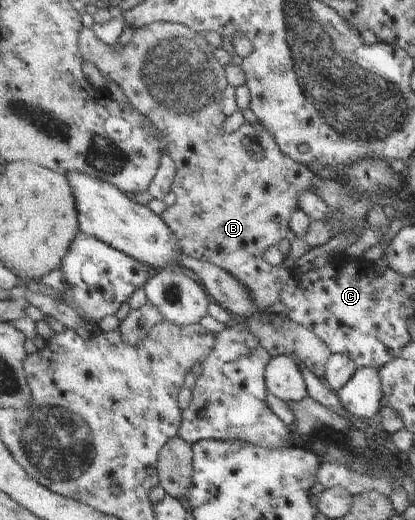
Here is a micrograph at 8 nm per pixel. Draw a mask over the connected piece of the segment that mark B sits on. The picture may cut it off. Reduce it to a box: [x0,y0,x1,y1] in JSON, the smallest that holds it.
[78,22,332,380]

